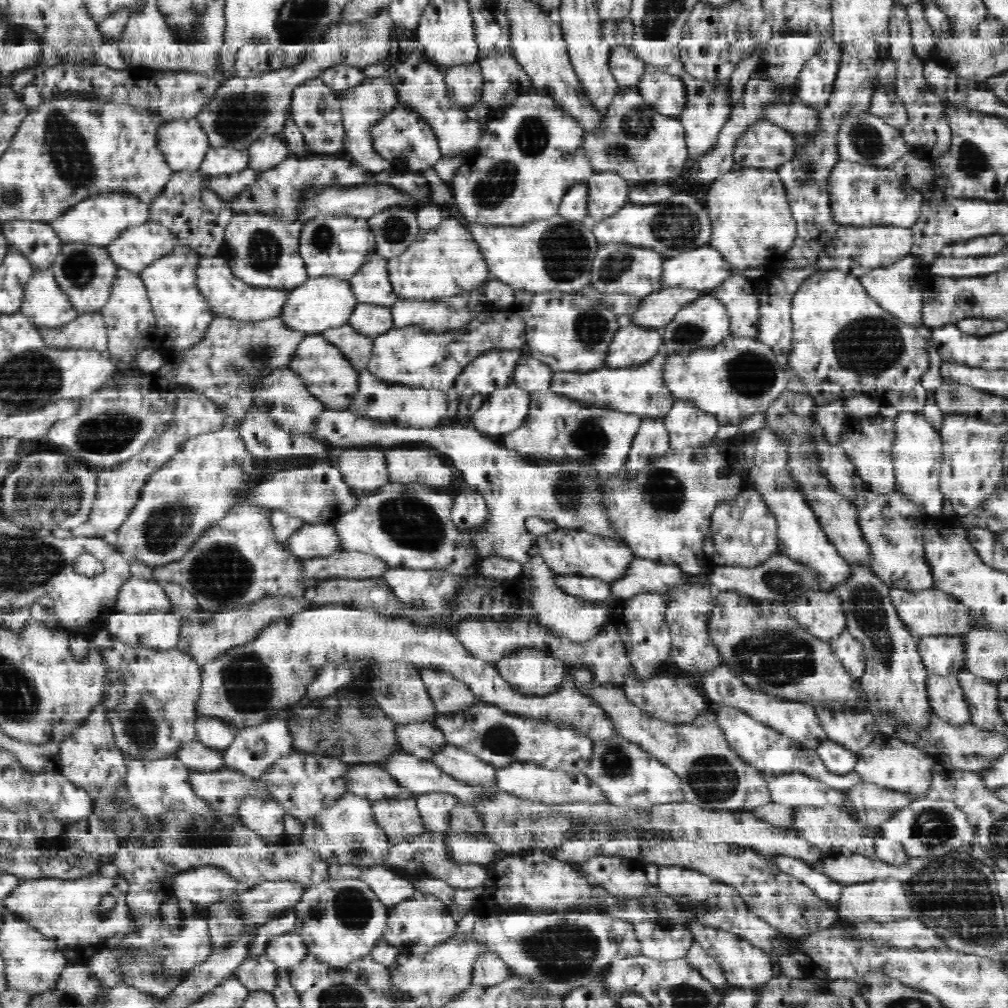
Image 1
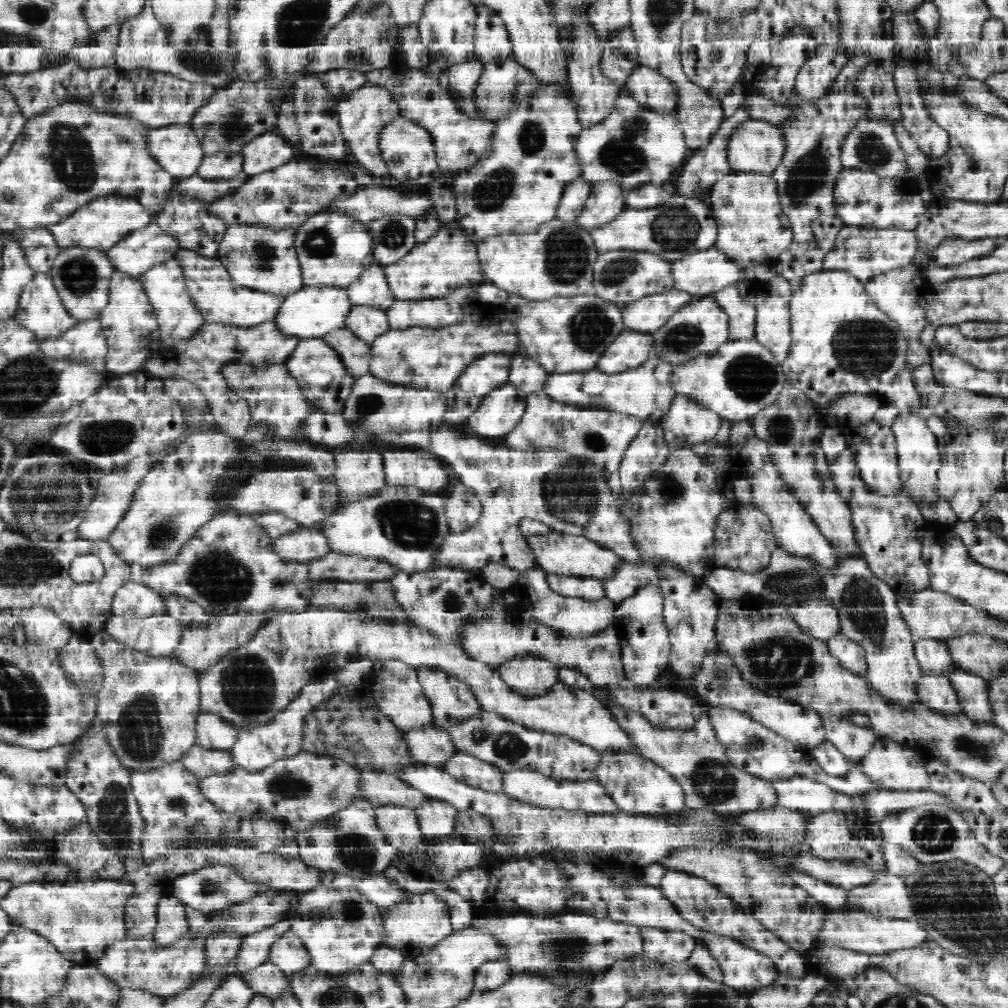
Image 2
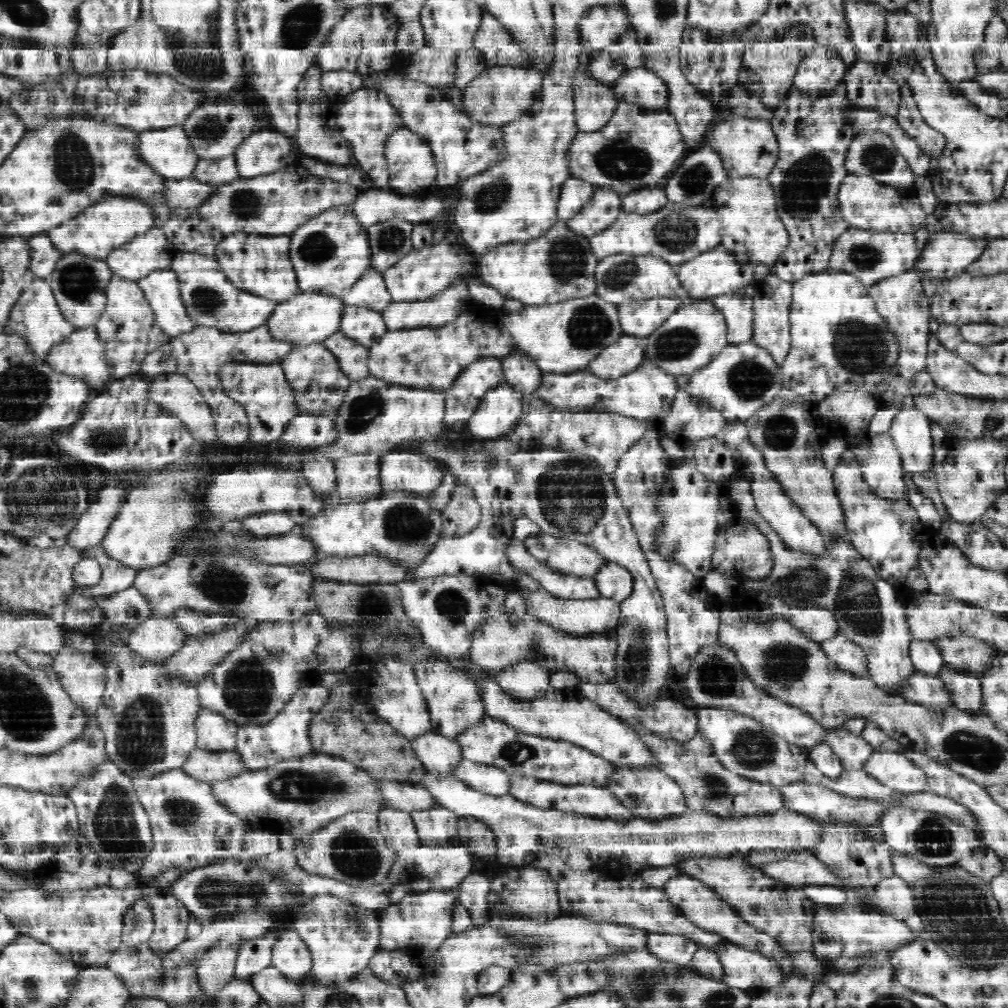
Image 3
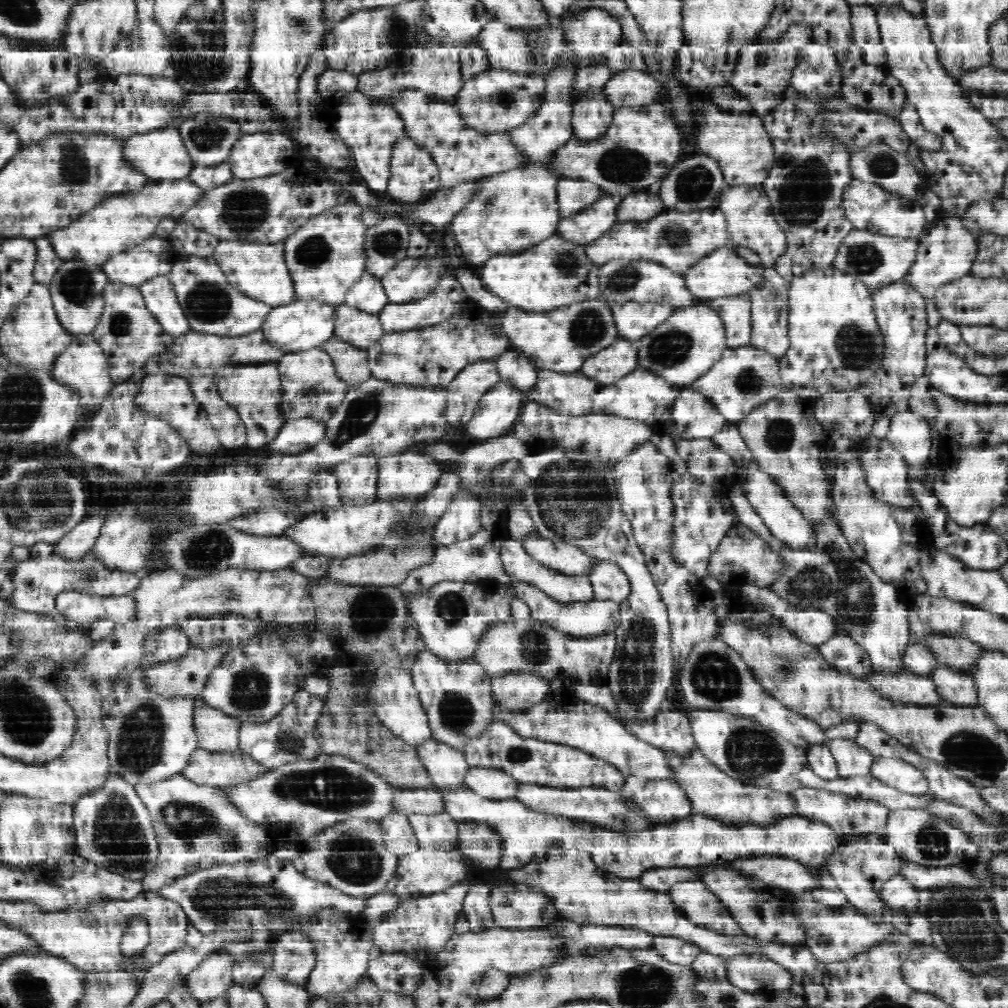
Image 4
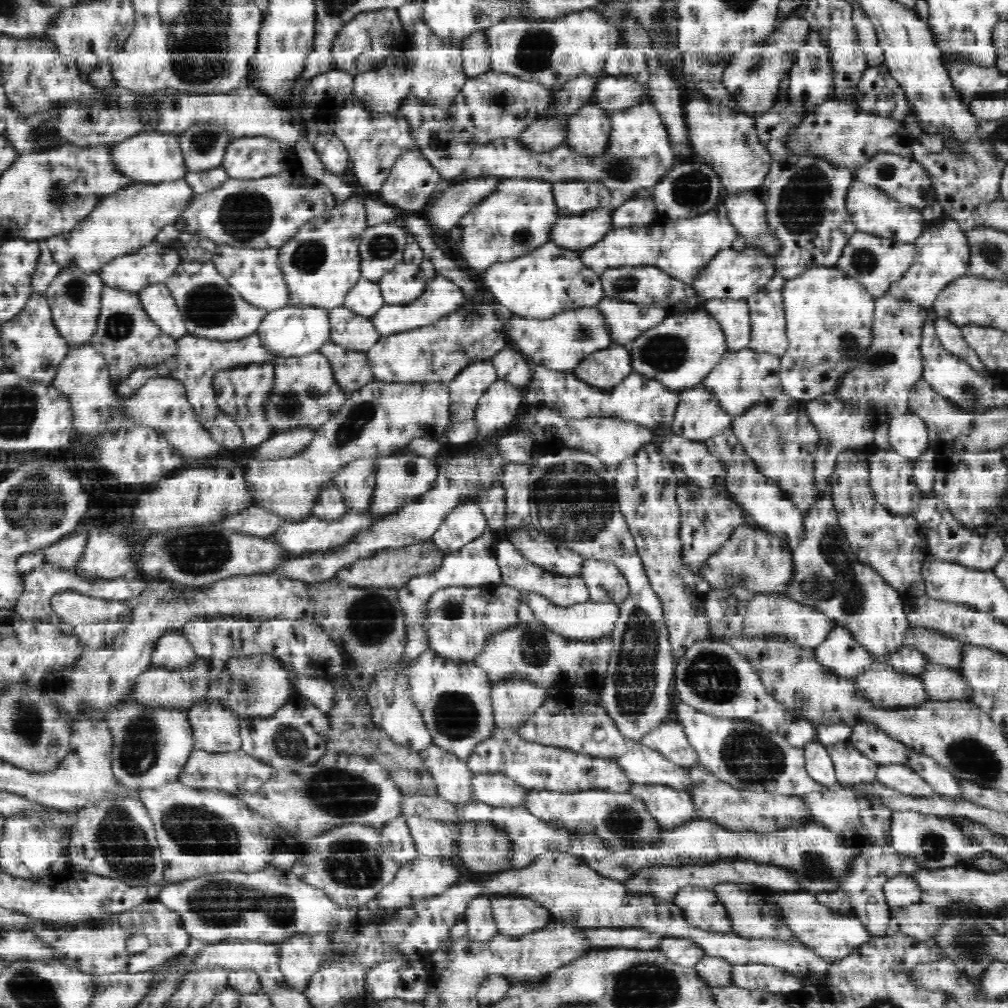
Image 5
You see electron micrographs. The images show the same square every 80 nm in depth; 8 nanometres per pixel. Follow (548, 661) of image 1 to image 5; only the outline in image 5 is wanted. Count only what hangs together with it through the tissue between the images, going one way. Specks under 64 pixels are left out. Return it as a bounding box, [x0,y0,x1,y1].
[491,680,547,733]

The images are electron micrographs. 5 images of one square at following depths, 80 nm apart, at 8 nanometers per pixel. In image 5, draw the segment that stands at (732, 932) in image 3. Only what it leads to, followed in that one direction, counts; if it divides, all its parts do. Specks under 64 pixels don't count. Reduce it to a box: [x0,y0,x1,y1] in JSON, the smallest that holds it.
[673,886,732,932]

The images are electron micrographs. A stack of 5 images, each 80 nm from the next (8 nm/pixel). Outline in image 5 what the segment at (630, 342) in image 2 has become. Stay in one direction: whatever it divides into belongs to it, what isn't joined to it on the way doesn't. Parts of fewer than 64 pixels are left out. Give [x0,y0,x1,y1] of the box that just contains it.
[571,343,632,389]

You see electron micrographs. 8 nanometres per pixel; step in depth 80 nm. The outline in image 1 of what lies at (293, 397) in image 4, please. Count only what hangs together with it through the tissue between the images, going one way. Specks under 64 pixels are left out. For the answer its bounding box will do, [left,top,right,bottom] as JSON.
[288,333,360,410]

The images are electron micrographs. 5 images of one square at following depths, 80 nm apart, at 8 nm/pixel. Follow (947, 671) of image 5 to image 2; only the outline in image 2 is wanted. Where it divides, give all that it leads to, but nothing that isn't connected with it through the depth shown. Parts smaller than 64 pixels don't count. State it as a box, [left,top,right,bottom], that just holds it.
[946,669,995,724]

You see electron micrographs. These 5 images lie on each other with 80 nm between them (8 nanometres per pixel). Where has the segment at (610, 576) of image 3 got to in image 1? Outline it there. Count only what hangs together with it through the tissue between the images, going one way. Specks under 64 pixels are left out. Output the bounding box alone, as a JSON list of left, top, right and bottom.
[611,557,711,602]

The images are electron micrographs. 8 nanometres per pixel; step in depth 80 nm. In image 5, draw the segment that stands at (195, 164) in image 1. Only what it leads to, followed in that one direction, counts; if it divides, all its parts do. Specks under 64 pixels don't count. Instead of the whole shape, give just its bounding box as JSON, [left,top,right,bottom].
[114,131,188,183]

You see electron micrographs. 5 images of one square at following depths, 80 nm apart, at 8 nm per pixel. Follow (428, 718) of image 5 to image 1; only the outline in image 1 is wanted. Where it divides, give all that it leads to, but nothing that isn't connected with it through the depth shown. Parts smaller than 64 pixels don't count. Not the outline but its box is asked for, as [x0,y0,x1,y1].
[420,667,477,714]

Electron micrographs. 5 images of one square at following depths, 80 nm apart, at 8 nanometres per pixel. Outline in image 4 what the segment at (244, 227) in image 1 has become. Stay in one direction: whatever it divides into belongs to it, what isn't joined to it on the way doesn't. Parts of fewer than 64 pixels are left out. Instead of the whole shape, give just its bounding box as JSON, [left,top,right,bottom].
[213,239,295,307]

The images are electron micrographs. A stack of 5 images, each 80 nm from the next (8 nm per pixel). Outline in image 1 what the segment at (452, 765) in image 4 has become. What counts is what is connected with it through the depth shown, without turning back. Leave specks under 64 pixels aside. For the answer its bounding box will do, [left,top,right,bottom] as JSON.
[393,722,447,761]

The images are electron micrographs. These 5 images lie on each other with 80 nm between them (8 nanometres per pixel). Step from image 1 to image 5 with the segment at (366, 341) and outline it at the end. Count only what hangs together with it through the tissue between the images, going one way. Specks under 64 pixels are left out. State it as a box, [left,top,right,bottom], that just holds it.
[321,341,376,395]

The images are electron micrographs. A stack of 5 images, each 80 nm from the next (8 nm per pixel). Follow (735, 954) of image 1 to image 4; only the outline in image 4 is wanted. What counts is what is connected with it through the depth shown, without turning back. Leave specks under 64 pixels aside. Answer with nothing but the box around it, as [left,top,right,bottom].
[726,956,793,992]

